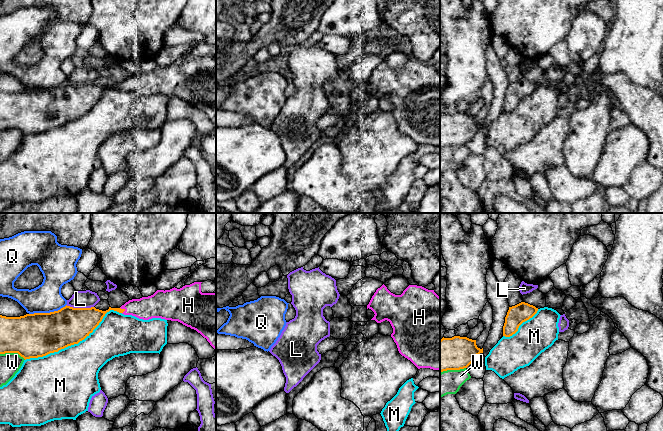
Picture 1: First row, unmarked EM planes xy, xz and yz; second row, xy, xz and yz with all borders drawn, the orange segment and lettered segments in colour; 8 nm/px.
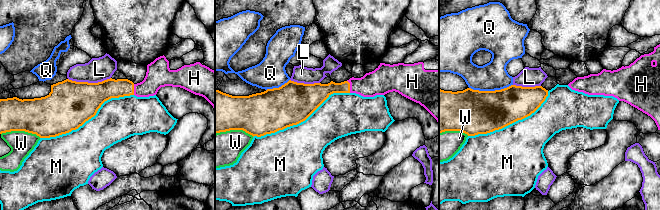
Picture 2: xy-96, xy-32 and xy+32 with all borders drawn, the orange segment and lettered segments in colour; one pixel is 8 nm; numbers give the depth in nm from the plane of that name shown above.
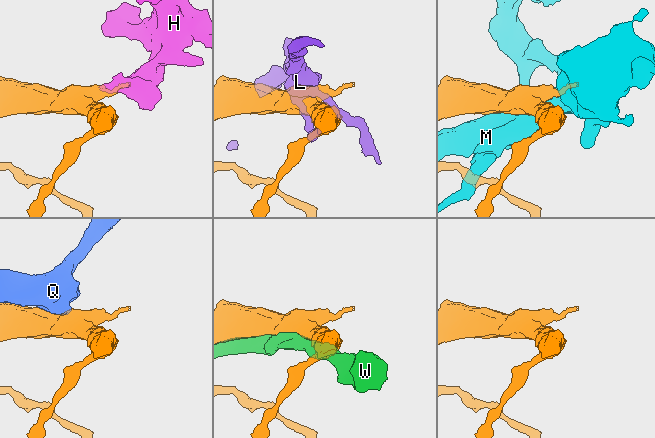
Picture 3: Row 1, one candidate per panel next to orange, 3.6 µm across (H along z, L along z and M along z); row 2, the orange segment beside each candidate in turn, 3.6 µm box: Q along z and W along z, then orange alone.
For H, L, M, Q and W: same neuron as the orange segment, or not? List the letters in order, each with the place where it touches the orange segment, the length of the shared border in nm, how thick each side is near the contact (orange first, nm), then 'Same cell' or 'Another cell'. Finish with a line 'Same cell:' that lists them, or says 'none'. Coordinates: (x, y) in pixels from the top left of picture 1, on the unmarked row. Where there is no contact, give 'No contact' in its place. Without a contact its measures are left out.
H: Touches orange at xy (124, 86). Shared border 60 nm. Thickness 130 nm (orange) against 190 nm. Same cell
L: Touches orange at xy (80, 84). Shared border 220 nm. Thickness 300 nm (orange) against 140 nm. Another cell
M: Touches orange at xy (75, 119). Shared border 850 nm. Thickness 320 nm (orange) against 420 nm. Another cell
Q: Touches orange at xy (47, 89). Shared border 320 nm. Thickness 360 nm (orange) against 240 nm. Another cell
W: Touches orange at xy (13, 128). Shared border 220 nm. Thickness 360 nm (orange) against 170 nm. Another cell
Same cell: H

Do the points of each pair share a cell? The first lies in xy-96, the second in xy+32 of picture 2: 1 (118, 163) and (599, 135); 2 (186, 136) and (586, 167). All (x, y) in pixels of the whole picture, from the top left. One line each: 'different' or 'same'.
1: same
2: same

